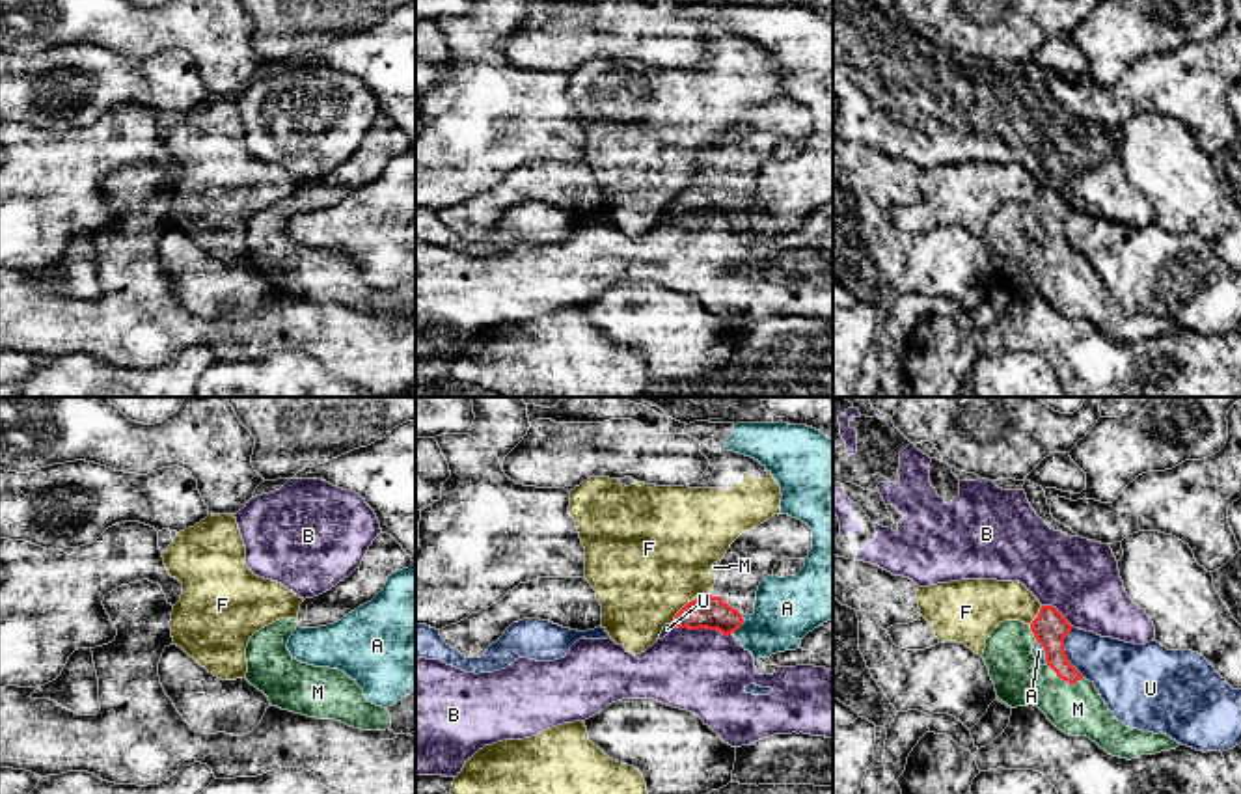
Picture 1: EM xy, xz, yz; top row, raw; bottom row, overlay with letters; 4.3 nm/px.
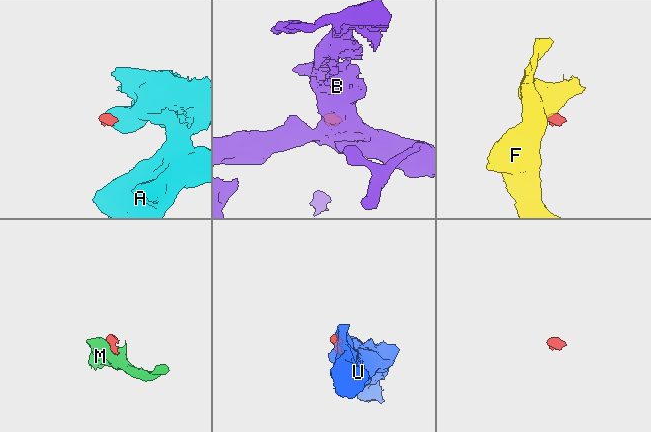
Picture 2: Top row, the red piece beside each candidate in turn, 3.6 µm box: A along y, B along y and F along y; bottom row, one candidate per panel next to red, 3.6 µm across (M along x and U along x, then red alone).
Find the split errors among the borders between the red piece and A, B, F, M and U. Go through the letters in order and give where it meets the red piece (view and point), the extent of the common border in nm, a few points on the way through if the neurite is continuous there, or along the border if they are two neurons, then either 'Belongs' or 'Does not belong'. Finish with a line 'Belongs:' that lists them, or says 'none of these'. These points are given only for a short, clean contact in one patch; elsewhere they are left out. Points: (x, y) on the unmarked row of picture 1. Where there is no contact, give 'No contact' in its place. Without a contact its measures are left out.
A: Touches red at yz (1046, 235). Shared border 110 nm. Boundary: yz (1038, 224), (1048, 246). Does not belong
B: Touches red at xz (703, 209). Shared border 260 nm. Boundary: xz (675, 207), (716, 211), (731, 217). Does not belong
F: Touches red at xz (688, 185). Shared border 200 nm. Boundary: xz (709, 176), (692, 181), (673, 204). Does not belong
M: Touches red at yz (1064, 261). Shared border 170 nm. Belongs
U: Touches red at yz (1064, 235). Shared border 220 nm. Boundary: yz (1072, 209), (1064, 222), (1064, 237), (1083, 260). Does not belong
Belongs: M

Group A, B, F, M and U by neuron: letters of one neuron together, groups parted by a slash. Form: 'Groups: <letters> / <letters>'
Groups: A / B / F / M / U

